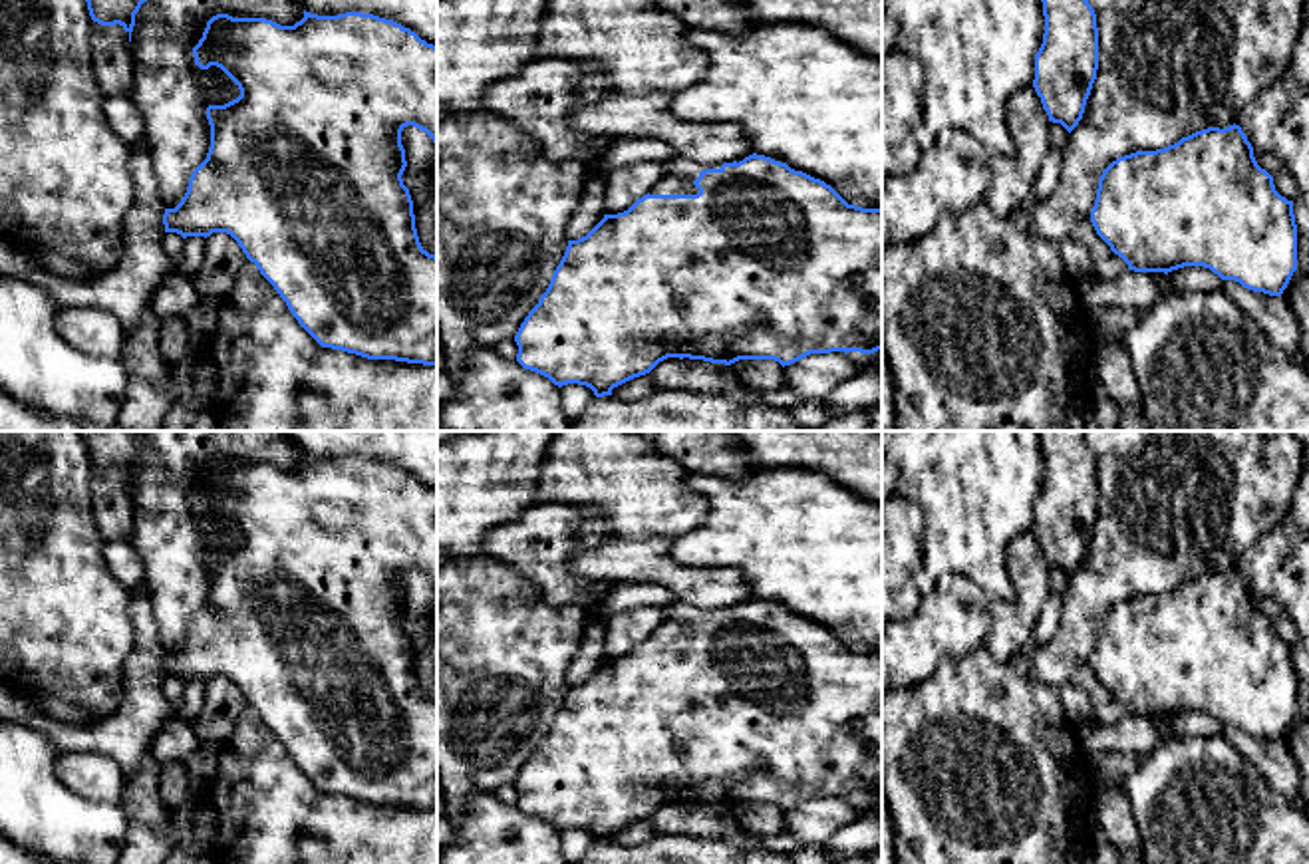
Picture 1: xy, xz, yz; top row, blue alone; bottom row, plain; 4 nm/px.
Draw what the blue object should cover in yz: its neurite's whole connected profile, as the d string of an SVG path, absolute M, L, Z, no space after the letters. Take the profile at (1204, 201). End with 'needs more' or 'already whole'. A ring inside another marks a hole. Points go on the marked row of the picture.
M1239 125L1208 127L1156 151L1112 161L1098 179L1091 211L1096 234L1134 272L1204 266L1222 280L1281 296L1297 270L1293 201L1275 191L1273 177L1253 157Z; already whole

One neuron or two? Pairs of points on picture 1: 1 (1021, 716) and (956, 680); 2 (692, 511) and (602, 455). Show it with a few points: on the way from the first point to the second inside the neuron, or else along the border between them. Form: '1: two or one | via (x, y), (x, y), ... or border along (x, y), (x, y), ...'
1: one | via (1006, 708), (982, 706), (972, 696)
2: one | via (670, 507), (644, 495), (624, 475)

